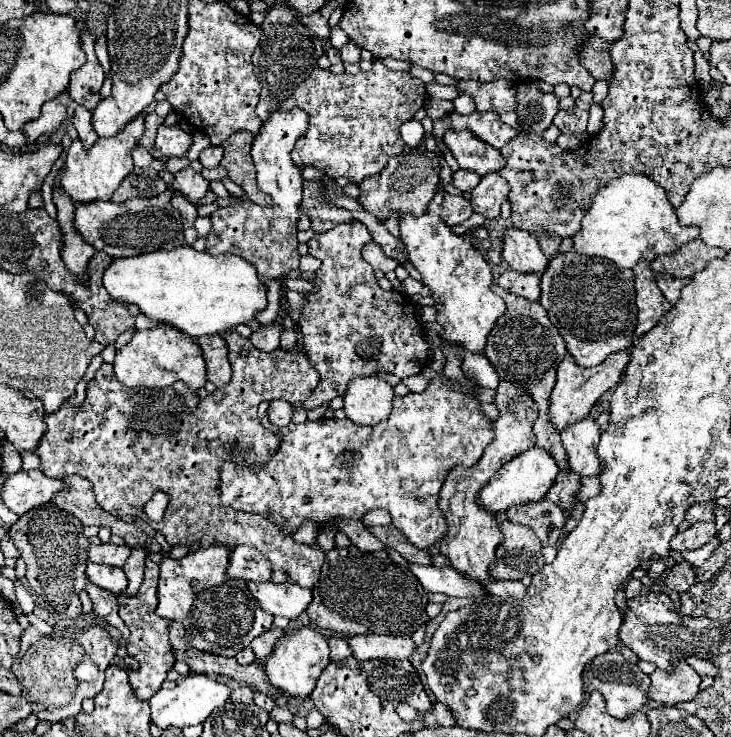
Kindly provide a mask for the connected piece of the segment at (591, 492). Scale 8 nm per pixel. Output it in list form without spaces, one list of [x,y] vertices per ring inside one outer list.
[[[590,476],[590,478],[584,478],[582,480],[582,488],[578,492],[578,502],[586,502],[588,498],[596,496],[600,492],[600,480],[598,476]]]

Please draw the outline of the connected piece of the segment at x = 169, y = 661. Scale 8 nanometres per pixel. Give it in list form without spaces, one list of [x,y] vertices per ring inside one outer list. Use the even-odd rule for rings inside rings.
[[[150,558],[146,560],[146,572],[144,572],[144,582],[138,590],[138,594],[134,598],[125,598],[119,596],[118,603],[120,606],[119,616],[124,620],[124,624],[130,628],[130,638],[126,644],[126,650],[132,658],[136,658],[140,662],[138,670],[130,670],[130,684],[136,692],[138,698],[148,700],[152,694],[156,694],[160,690],[160,684],[166,678],[166,672],[172,668],[174,664],[174,656],[172,656],[172,646],[168,642],[168,620],[160,618],[154,610],[158,604],[156,598],[156,586],[158,586],[158,574],[160,574],[160,566],[156,562],[152,562]]]

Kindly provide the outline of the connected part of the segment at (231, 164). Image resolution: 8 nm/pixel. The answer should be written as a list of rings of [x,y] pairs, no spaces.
[[[234,132],[224,144],[224,158],[220,166],[228,170],[228,176],[232,182],[236,182],[244,192],[246,198],[252,202],[266,202],[266,194],[256,184],[256,170],[250,156],[252,146],[252,132]]]

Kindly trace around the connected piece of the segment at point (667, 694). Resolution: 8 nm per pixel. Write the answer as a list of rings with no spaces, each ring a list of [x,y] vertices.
[[[678,660],[674,666],[676,666],[674,672],[656,670],[654,674],[650,674],[652,680],[652,688],[648,692],[650,700],[676,706],[680,702],[688,702],[696,698],[696,694],[700,692],[702,678],[684,660]]]

